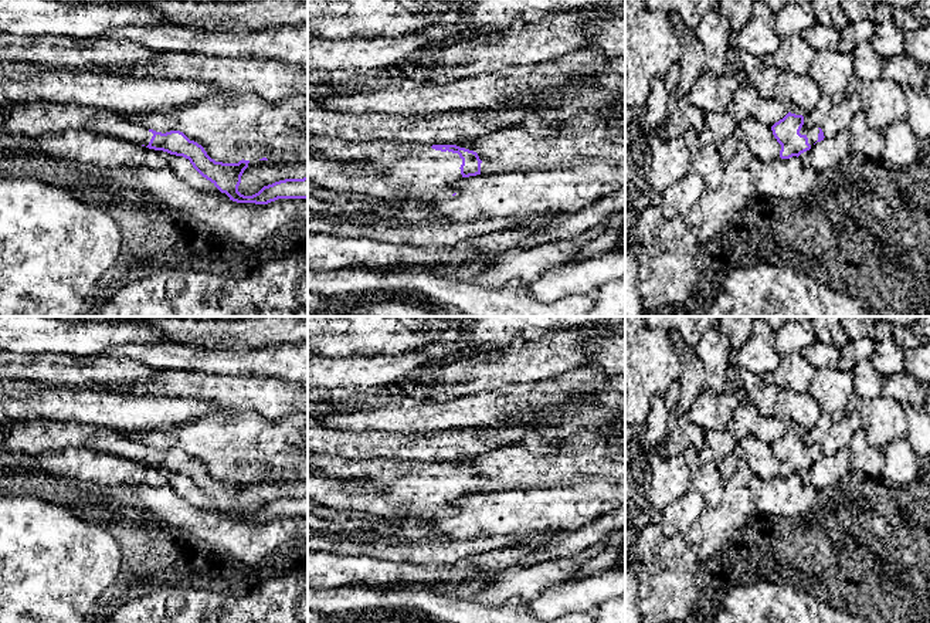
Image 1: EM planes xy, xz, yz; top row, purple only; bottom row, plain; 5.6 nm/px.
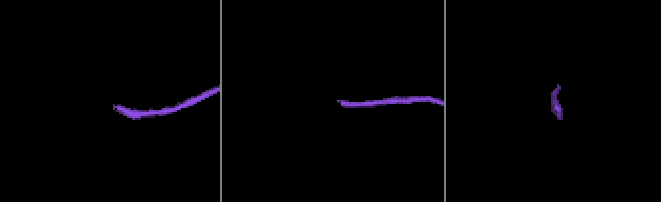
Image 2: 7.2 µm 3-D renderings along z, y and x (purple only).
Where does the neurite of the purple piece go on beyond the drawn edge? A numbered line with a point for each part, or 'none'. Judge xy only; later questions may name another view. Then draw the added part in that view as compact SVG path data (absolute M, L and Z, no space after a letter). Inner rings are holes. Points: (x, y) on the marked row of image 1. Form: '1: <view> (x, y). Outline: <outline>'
1: xy (33, 118). Outline: M27 102L27 104L7 104L0 106L4 121L0 125L0 133L37 136L44 133L60 133L68 129L92 131L95 133L105 133L108 136L118 136L138 145L147 146L153 133L143 126L128 119L119 112L108 109L81 106L75 104L50 104L50 102Z

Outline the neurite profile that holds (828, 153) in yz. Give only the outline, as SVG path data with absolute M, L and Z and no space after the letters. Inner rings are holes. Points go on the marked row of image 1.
M845 129L835 136L824 138L821 142L817 142L798 158L805 167L824 172L839 166L849 153L849 131Z

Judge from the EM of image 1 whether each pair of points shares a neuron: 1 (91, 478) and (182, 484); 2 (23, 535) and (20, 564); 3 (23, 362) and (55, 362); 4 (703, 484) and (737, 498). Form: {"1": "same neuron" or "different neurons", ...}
{"1": "same neuron", "2": "same neuron", "3": "same neuron", "4": "different neurons"}

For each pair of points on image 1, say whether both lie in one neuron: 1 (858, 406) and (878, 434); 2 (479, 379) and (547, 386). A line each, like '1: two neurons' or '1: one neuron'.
1: one neuron
2: two neurons

